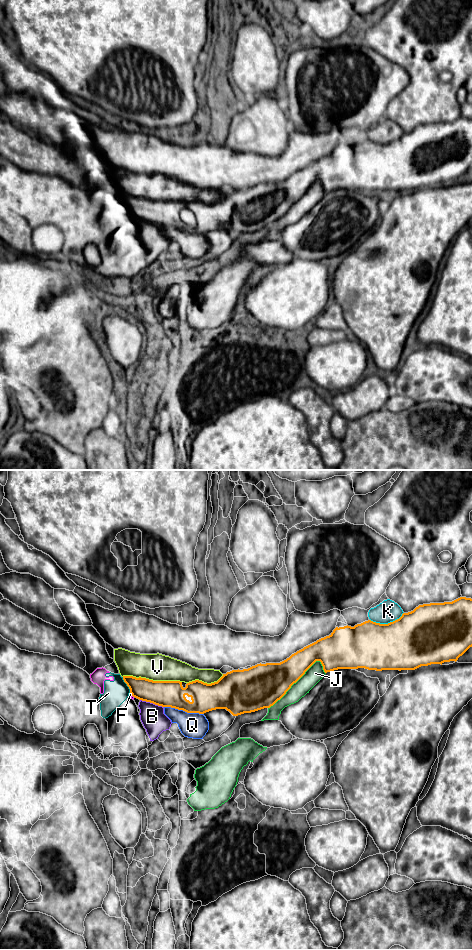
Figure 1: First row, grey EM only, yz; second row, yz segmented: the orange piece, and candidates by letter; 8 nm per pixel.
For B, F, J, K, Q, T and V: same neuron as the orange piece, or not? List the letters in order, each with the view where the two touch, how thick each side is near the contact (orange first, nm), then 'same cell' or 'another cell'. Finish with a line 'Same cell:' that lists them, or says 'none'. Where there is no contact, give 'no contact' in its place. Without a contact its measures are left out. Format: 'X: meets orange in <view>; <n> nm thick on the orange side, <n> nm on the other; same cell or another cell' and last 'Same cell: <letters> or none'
B: meets orange in yz; 200 nm thick on the orange side, 200 nm on the other; another cell
F: meets orange in yz; 200 nm thick on the orange side, 20 nm on the other; another cell
J: meets orange in yz; 340 nm thick on the orange side, 140 nm on the other; another cell
K: meets orange in yz; 440 nm thick on the orange side, 180 nm on the other; another cell
Q: meets orange in yz; 220 nm thick on the orange side, 200 nm on the other; another cell
T: meets orange in yz; 190 nm thick on the orange side, 190 nm on the other; another cell
V: meets orange in yz; 200 nm thick on the orange side, 220 nm on the other; another cell
Same cell: none

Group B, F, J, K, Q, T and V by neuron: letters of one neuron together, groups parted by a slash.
B F T / J / K / Q / V

